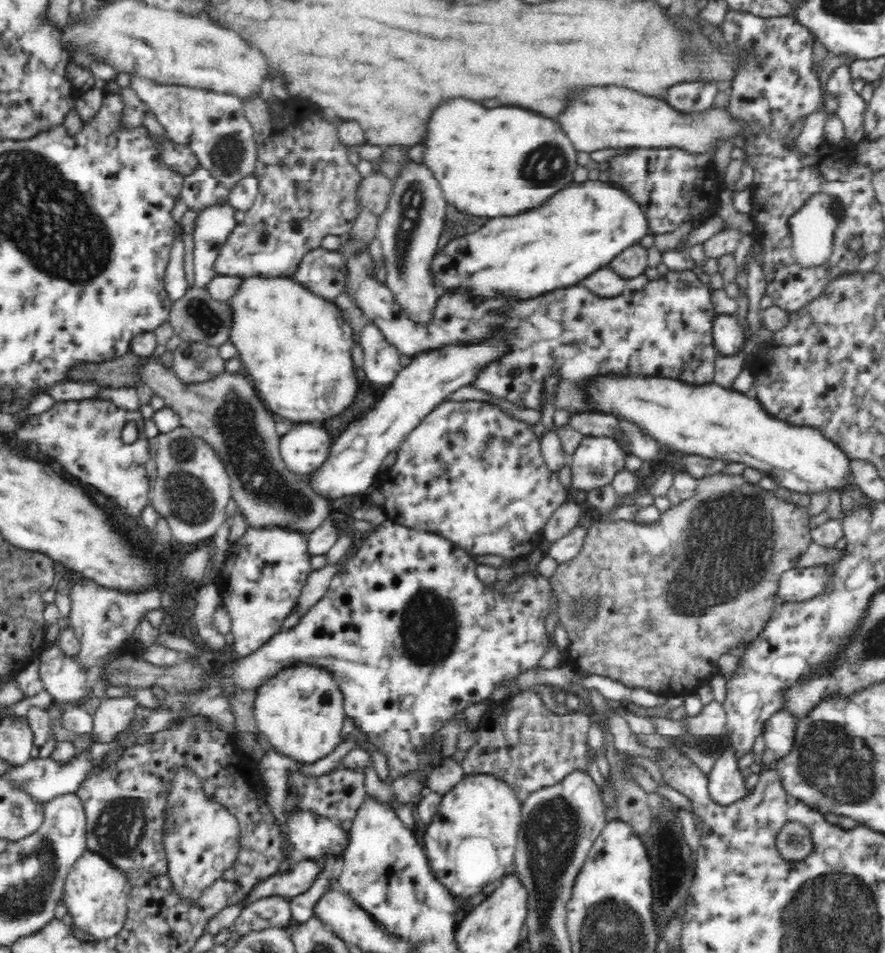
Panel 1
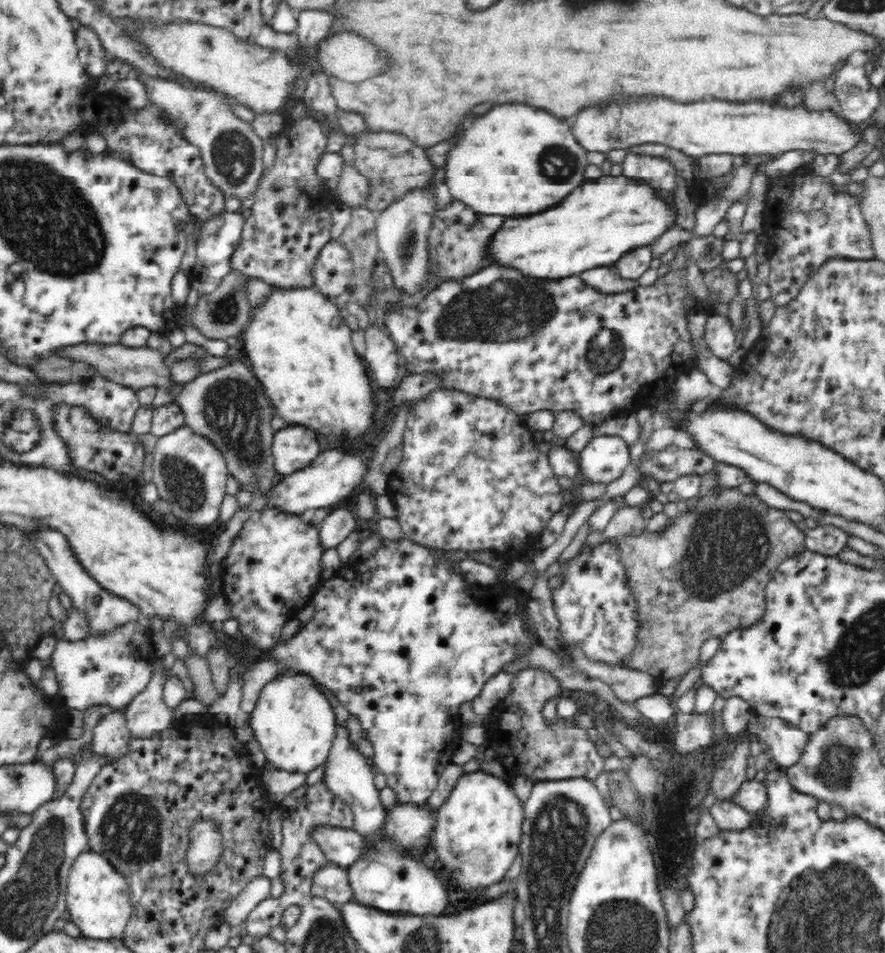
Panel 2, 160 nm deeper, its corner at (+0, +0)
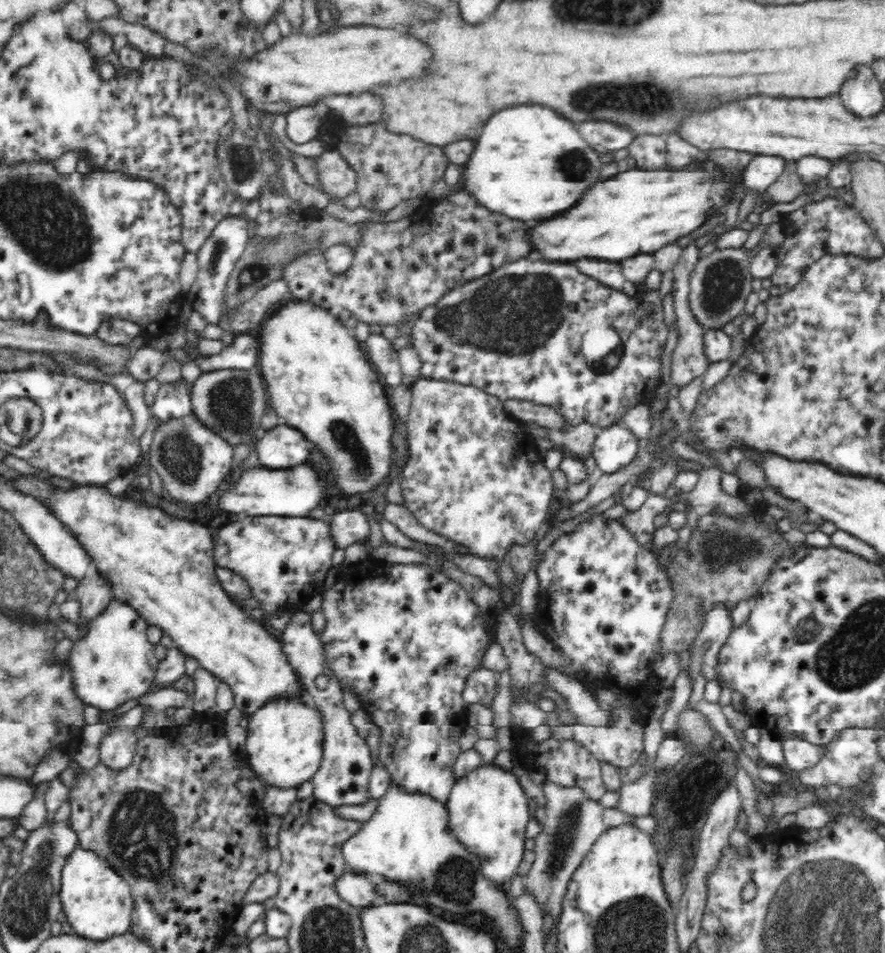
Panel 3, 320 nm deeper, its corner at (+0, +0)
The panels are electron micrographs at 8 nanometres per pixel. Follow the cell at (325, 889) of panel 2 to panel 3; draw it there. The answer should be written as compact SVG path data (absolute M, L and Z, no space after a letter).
M348 870L336 878L334 887L338 897L350 906L369 907L375 903L375 884L370 876Z

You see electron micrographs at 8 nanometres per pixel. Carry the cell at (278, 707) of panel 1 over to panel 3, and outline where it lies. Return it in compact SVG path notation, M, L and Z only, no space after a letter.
M280 695L247 717L247 762L262 782L290 788L313 778L320 768L325 747L325 724L318 707L307 702L303 695Z

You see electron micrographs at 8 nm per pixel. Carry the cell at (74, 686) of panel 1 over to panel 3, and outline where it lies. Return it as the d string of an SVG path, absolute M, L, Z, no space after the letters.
M112 600L90 623L88 632L74 641L65 662L72 673L72 690L80 702L103 712L111 711L150 690L159 661L154 655L155 645L147 637L148 625L131 606Z

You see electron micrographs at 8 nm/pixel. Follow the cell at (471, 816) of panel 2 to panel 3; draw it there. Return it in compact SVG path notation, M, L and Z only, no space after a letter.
M482 764L454 783L444 803L447 831L478 859L480 875L490 883L507 886L524 857L526 825L532 817L516 775L500 766Z

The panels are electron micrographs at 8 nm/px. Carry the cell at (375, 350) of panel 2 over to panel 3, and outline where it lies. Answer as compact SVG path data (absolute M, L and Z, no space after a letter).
M371 334L364 341L364 350L368 354L368 361L374 364L374 370L384 374L385 384L396 387L402 383L402 367L400 366L399 353L396 352L392 341L382 334Z

